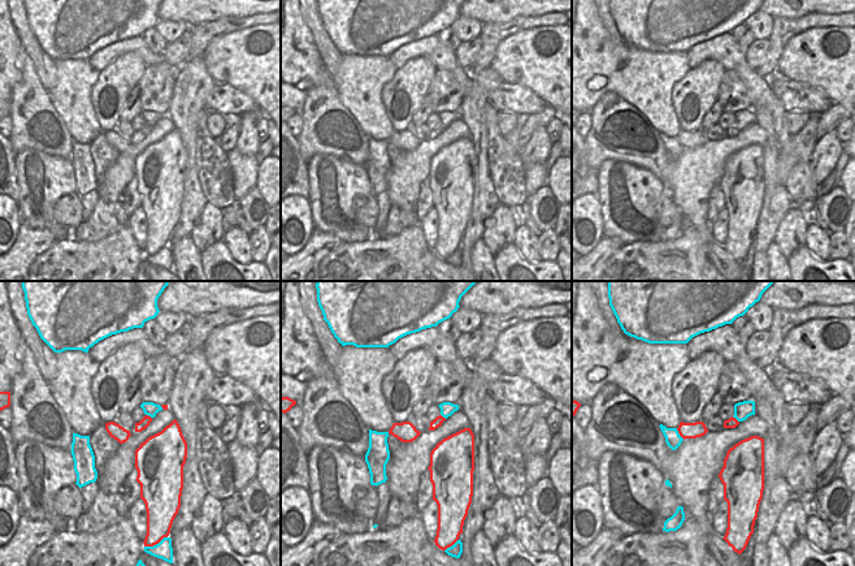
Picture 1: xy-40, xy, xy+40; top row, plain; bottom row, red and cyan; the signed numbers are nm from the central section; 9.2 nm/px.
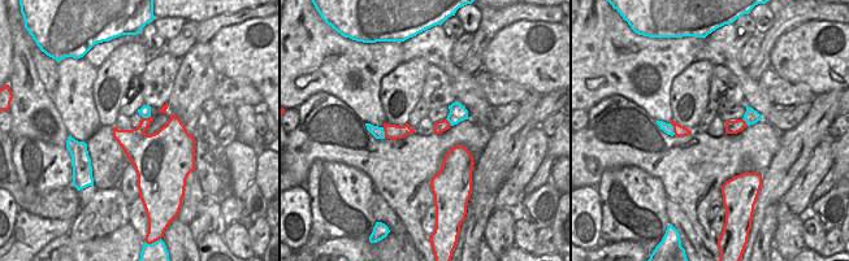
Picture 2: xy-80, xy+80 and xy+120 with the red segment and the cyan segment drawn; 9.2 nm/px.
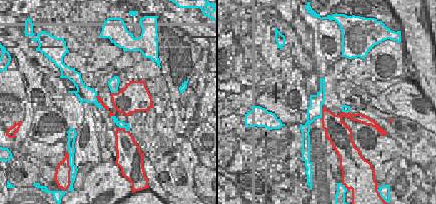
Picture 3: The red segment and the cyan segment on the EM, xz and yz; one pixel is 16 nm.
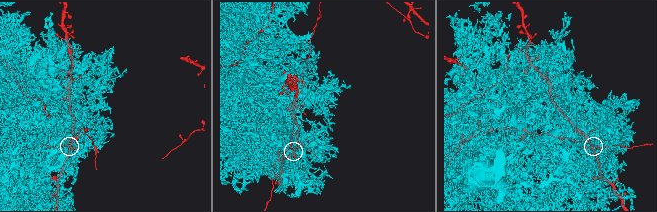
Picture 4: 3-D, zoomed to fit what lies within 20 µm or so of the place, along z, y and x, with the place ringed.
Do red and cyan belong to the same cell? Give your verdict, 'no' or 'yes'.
no

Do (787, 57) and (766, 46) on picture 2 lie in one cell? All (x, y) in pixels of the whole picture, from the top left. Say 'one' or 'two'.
two

